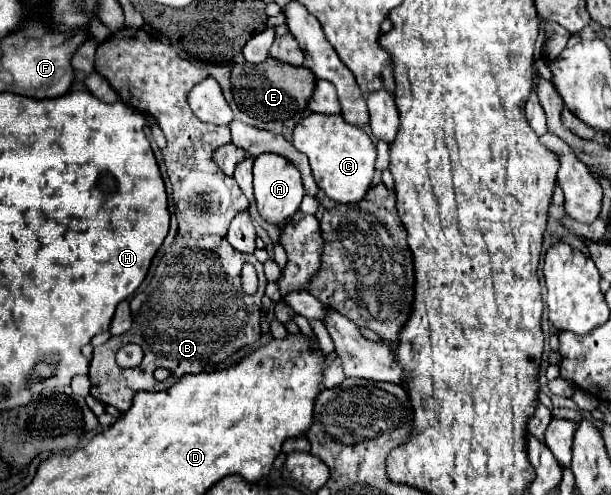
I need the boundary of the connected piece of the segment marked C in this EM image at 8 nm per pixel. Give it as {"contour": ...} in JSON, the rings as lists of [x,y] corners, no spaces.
{"contour":[[[311,113],[295,127],[293,145],[309,157],[317,185],[335,203],[359,203],[367,195],[375,173],[377,151],[375,141],[361,127],[347,123],[341,115]]]}

